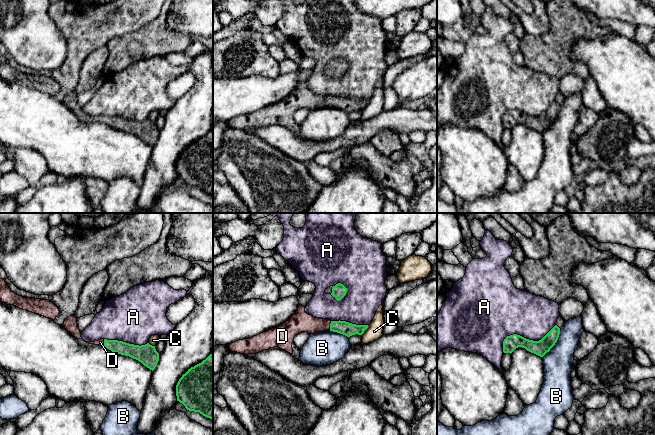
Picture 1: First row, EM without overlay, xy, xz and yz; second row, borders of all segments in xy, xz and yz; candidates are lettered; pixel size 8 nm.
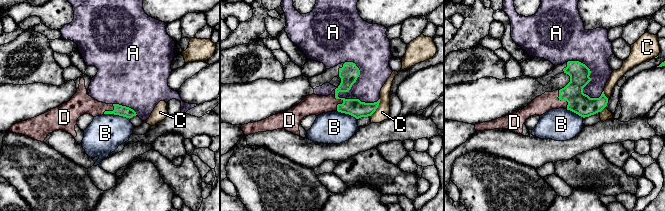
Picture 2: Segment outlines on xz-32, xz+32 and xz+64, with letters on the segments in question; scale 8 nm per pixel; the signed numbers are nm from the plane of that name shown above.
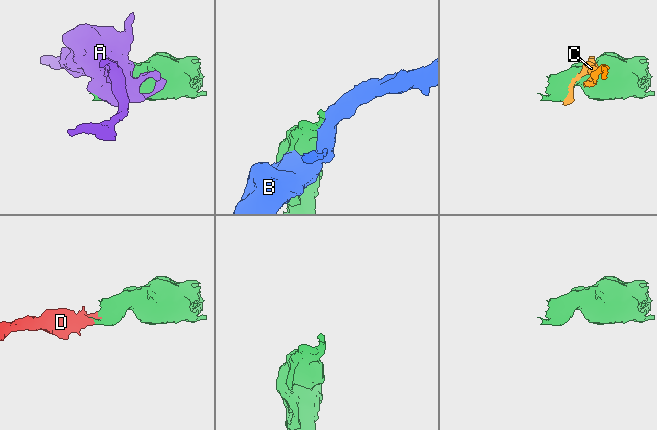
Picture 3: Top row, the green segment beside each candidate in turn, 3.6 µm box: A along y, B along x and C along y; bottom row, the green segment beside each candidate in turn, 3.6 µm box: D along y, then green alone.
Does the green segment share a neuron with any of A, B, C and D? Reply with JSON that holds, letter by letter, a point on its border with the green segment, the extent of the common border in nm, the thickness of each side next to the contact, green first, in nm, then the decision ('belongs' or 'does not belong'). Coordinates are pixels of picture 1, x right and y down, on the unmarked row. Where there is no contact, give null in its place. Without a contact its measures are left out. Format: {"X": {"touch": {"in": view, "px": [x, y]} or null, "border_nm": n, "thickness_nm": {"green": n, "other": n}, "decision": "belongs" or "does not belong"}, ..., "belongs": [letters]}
{"A": {"touch": {"in": "yz", "px": [523, 113]}, "border_nm": 480, "thickness_nm": {"green": 120, "other": 380}, "decision": "does not belong"}, "B": {"touch": {"in": "yz", "px": [555, 118]}, "border_nm": 280, "thickness_nm": {"green": 120, "other": 220}, "decision": "does not belong"}, "C": {"touch": {"in": "xz", "px": [364, 106]}, "border_nm": 100, "thickness_nm": {"green": 110, "other": 130}, "decision": "does not belong"}, "D": {"touch": {"in": "xz", "px": [330, 102]}, "border_nm": 80, "thickness_nm": {"green": 110, "other": 160}, "decision": "belongs"}, "belongs": ["D"]}

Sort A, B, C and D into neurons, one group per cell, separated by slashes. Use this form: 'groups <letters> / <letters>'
groups A / B / C / D

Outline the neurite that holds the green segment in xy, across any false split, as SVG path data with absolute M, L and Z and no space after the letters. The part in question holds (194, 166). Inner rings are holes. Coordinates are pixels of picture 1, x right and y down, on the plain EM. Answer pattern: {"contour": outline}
{"contour": "M213 130L182 151L176 172L187 186L213 195Z"}

